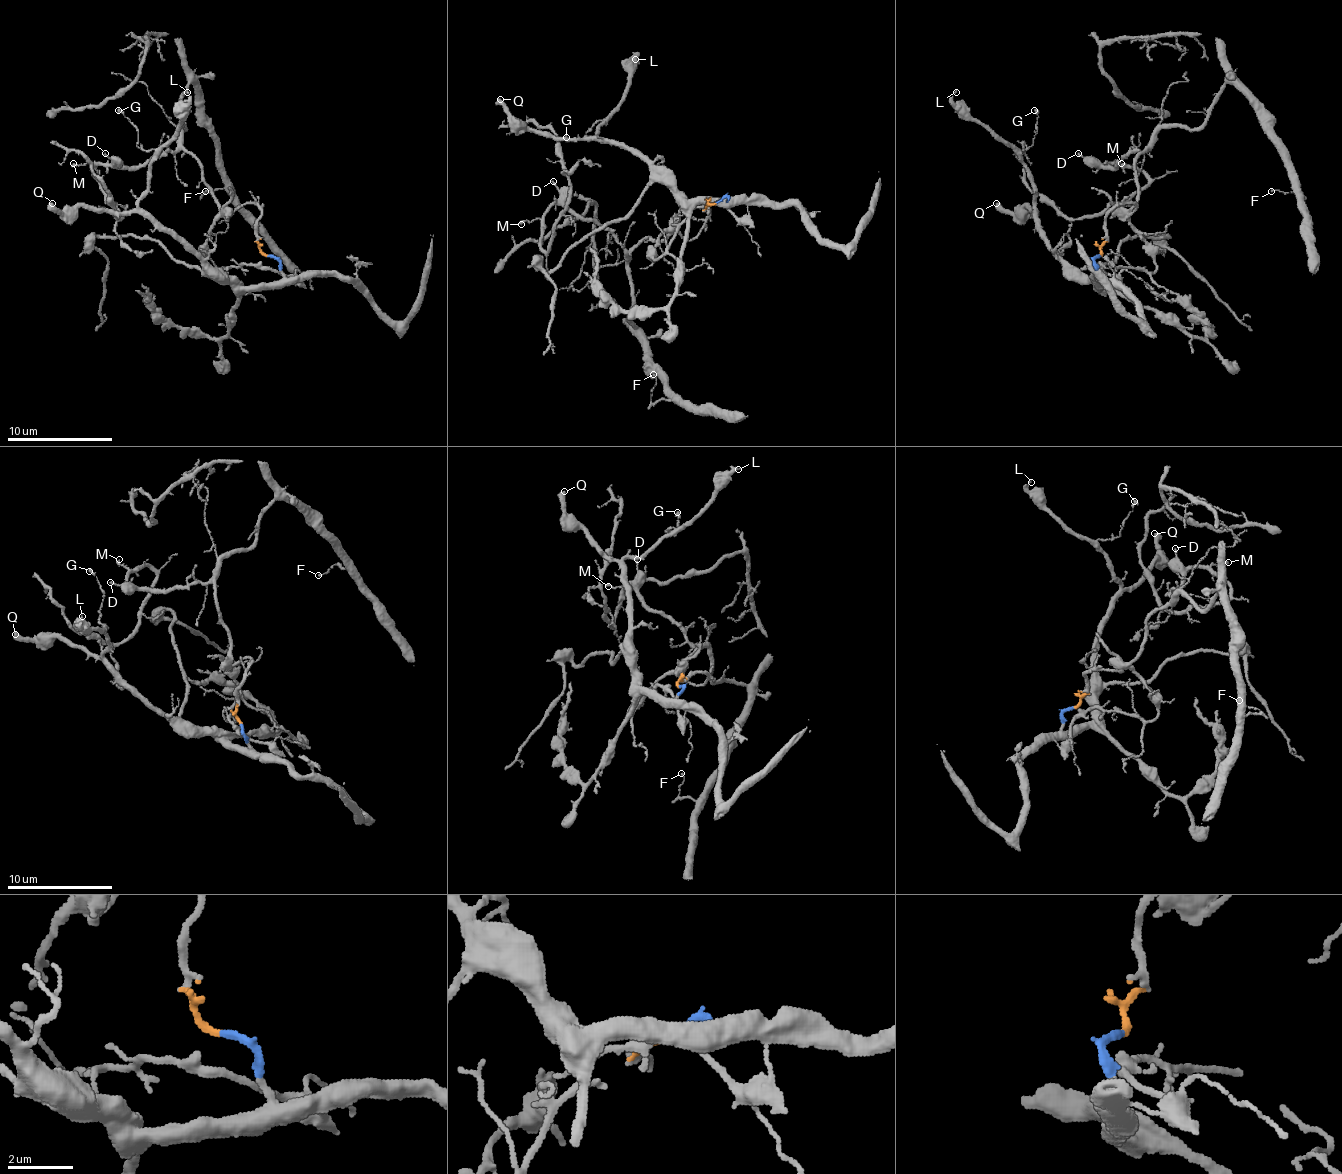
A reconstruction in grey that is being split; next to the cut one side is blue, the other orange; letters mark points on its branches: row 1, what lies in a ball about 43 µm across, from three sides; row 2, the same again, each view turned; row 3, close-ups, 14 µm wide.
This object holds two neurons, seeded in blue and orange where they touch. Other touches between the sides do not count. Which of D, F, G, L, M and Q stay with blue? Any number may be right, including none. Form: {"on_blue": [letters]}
{"on_blue": ["G", "L", "Q"]}

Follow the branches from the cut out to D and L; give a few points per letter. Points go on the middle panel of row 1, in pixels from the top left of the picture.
D: (716, 201), (692, 238), (674, 230), (663, 241), (645, 238), (629, 249), (592, 220), (581, 220), (552, 180)
L: (716, 201), (727, 199), (682, 199), (629, 148), (586, 138), (597, 132), (626, 90), (634, 58)

